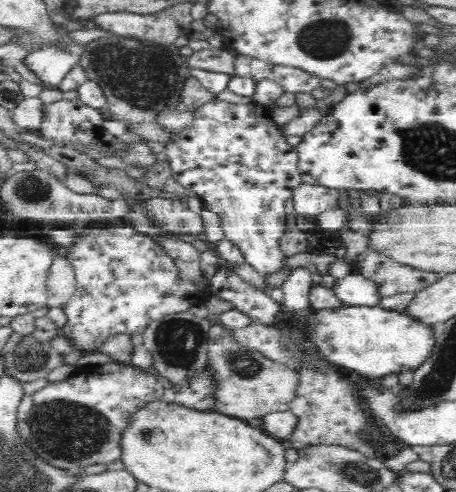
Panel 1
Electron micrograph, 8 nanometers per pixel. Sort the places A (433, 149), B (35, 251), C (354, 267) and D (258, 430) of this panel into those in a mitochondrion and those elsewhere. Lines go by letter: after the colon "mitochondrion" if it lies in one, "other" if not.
A: mitochondrion
B: other
C: other
D: other

